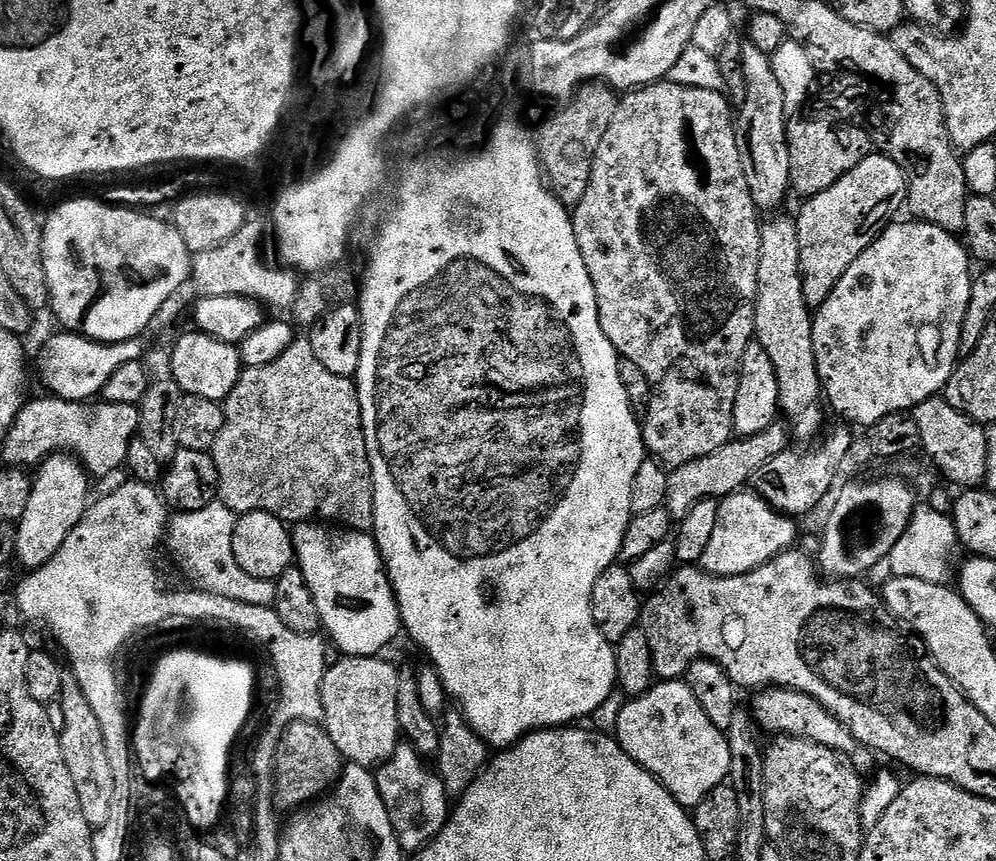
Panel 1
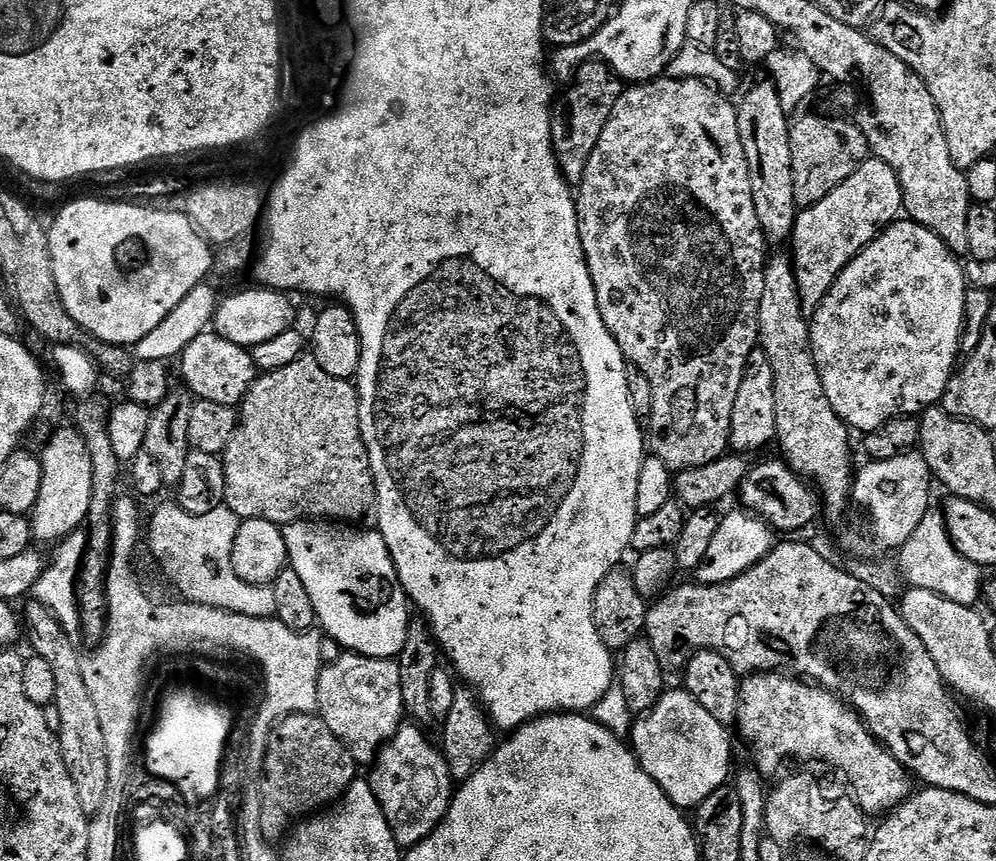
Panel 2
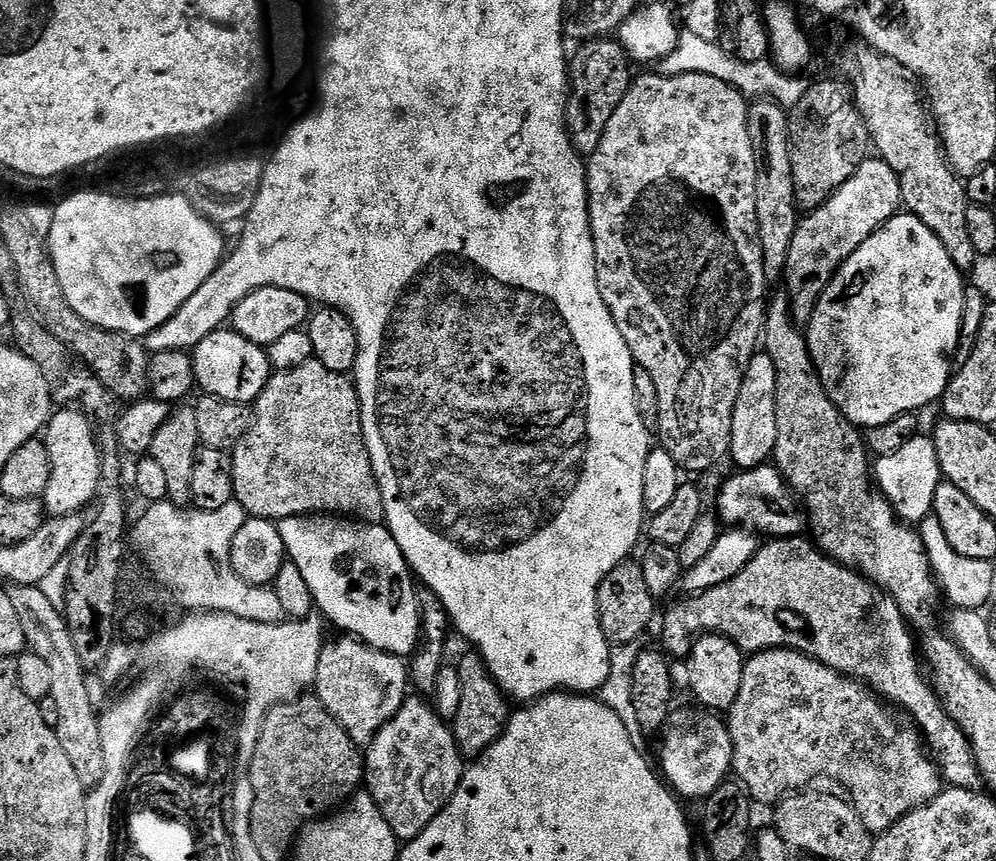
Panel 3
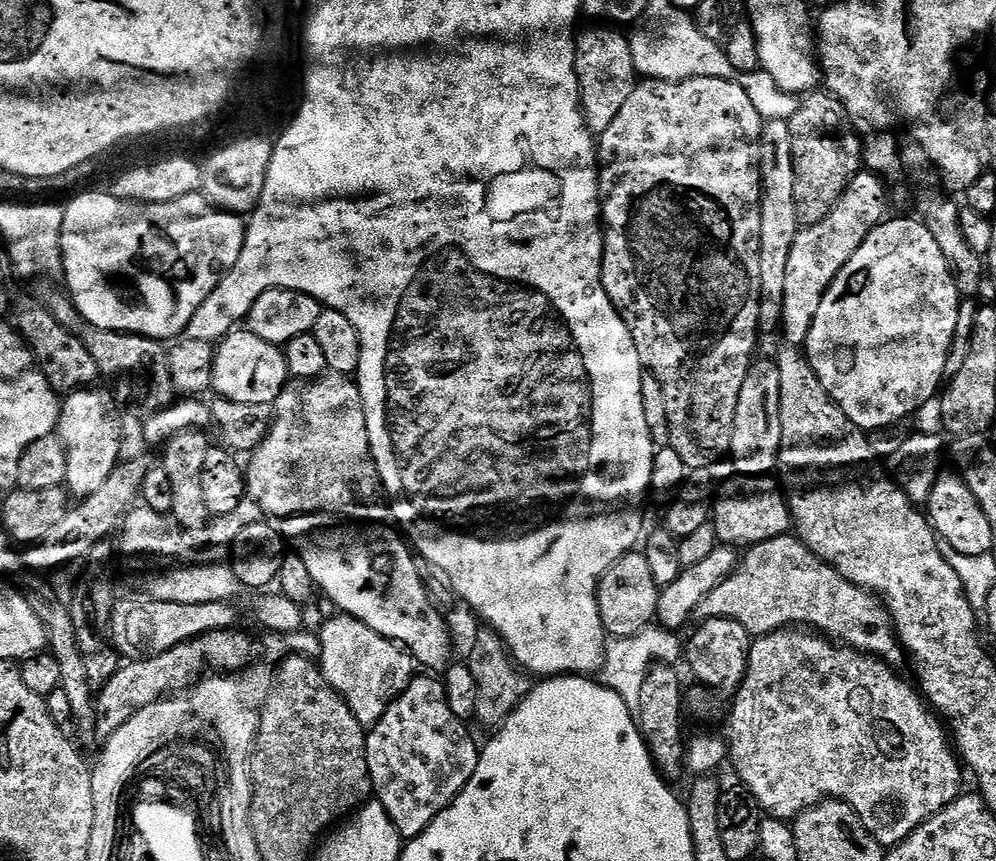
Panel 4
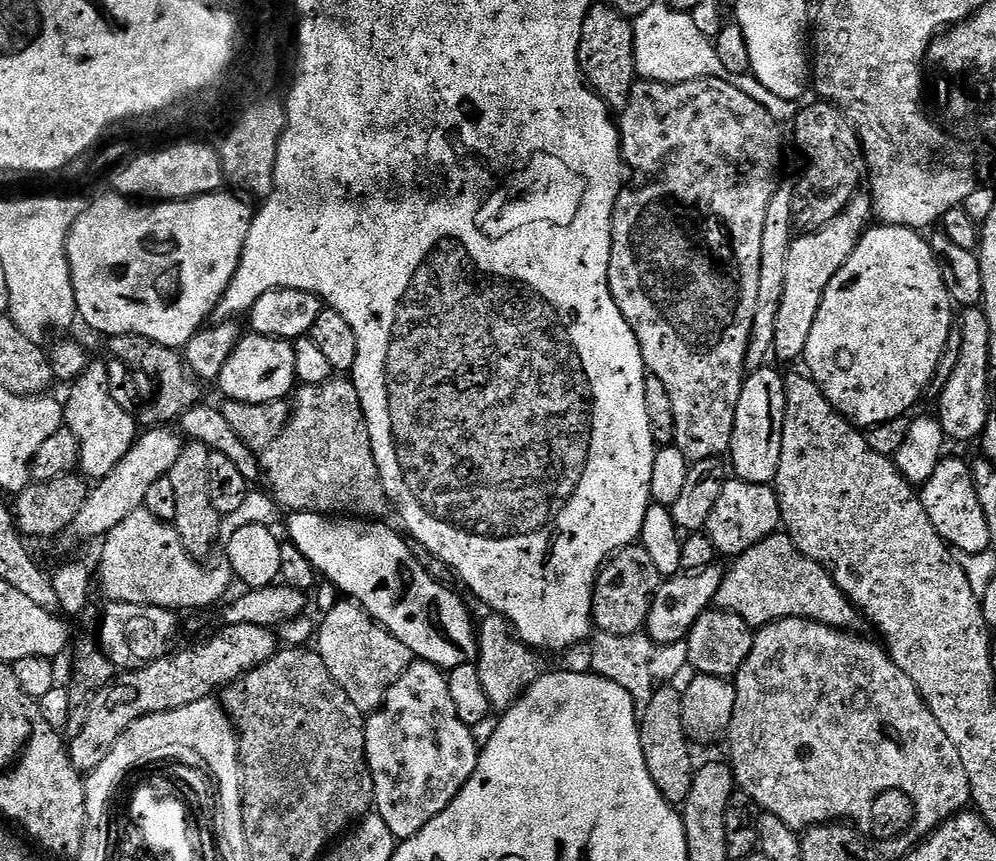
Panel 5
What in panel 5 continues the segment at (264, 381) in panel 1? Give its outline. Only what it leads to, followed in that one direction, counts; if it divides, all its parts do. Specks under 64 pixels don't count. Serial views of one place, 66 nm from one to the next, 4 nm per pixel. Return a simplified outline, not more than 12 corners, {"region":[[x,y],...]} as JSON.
{"region":[[356,385],[295,389],[259,457],[281,509],[384,518]]}

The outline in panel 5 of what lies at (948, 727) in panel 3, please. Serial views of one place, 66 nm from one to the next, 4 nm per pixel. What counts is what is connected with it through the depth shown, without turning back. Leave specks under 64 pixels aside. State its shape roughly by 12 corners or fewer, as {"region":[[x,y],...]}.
{"region":[[787,534],[735,557],[715,607],[759,630],[855,629],[856,607]]}

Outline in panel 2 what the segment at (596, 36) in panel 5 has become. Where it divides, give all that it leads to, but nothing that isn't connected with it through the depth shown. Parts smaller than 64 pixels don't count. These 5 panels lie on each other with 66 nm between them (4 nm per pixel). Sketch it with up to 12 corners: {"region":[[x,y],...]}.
{"region":[[599,58],[581,64],[568,109],[553,115],[556,160],[570,182],[626,87]]}

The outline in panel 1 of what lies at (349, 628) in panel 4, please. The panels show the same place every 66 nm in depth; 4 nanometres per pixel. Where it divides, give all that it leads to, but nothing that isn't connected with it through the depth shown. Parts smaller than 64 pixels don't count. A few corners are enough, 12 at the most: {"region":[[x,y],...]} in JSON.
{"region":[[344,656],[322,678],[322,724],[348,764],[394,754],[397,666]]}

